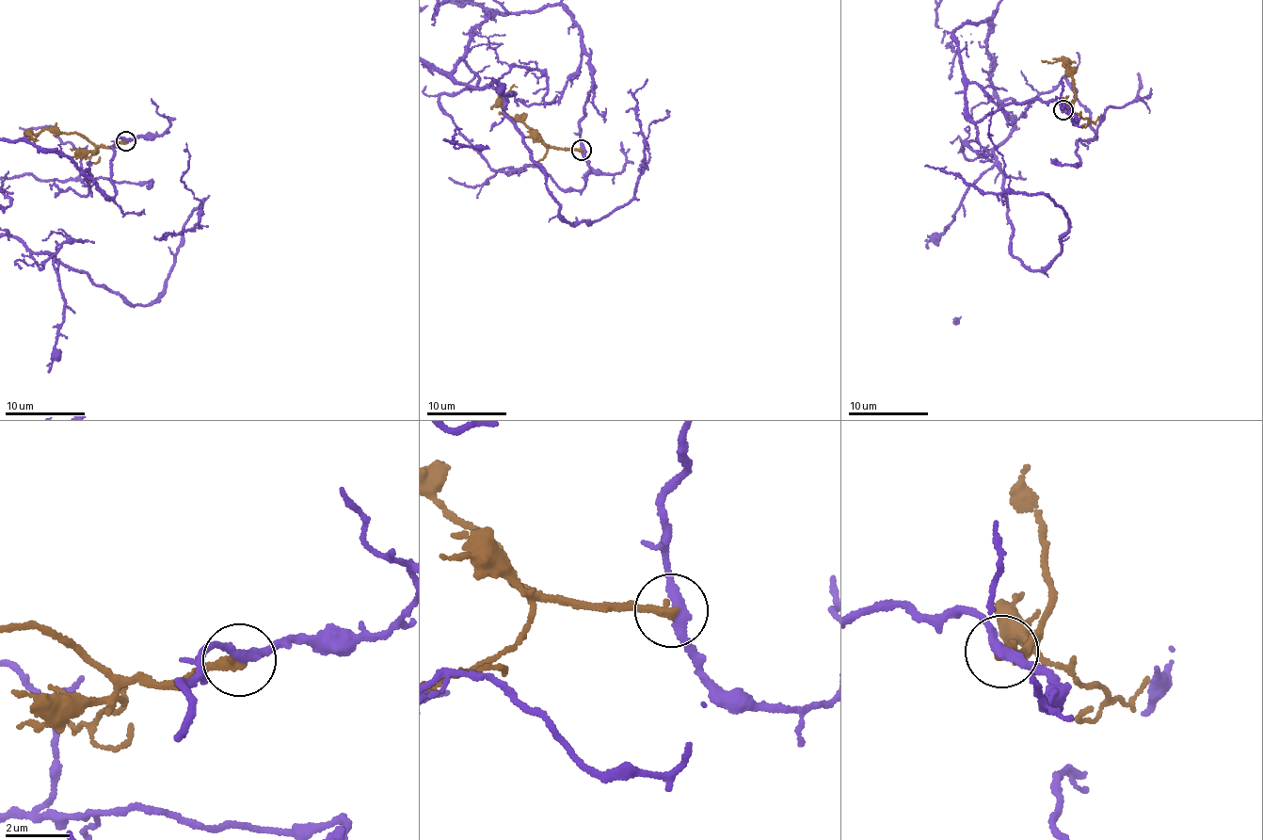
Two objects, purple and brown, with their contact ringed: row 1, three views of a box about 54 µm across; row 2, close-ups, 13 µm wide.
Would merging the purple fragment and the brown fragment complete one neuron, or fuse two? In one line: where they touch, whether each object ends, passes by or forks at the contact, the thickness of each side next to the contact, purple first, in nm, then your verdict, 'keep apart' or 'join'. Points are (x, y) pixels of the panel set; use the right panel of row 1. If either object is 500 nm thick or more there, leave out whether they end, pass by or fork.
(1063, 110) | purple passes by | brown ends | 300/320 nm | keep apart

